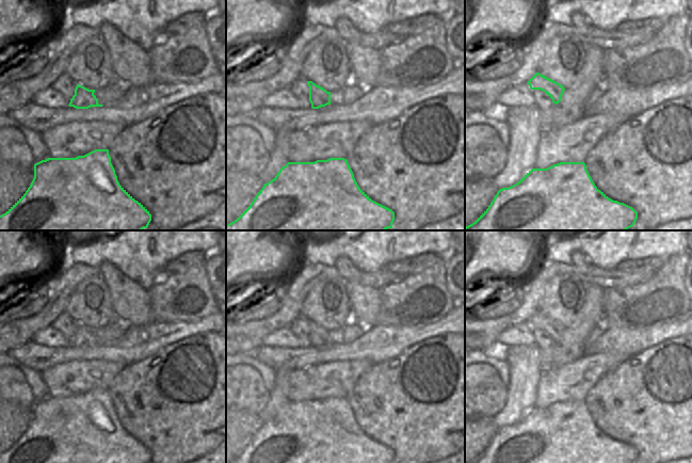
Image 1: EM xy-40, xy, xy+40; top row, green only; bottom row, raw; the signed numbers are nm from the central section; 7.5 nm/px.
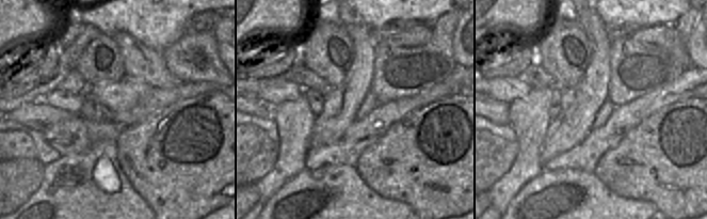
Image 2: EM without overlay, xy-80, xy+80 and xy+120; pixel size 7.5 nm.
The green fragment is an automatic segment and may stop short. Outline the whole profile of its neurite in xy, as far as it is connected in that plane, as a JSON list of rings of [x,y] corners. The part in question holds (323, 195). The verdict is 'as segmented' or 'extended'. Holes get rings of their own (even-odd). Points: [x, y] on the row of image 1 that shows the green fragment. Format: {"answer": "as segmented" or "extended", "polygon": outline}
{"answer": "as segmented", "polygon": [[[344,158],[315,162],[288,162],[274,179],[264,183],[252,204],[226,230],[386,230],[392,228],[395,212],[372,201],[357,185]]]}

